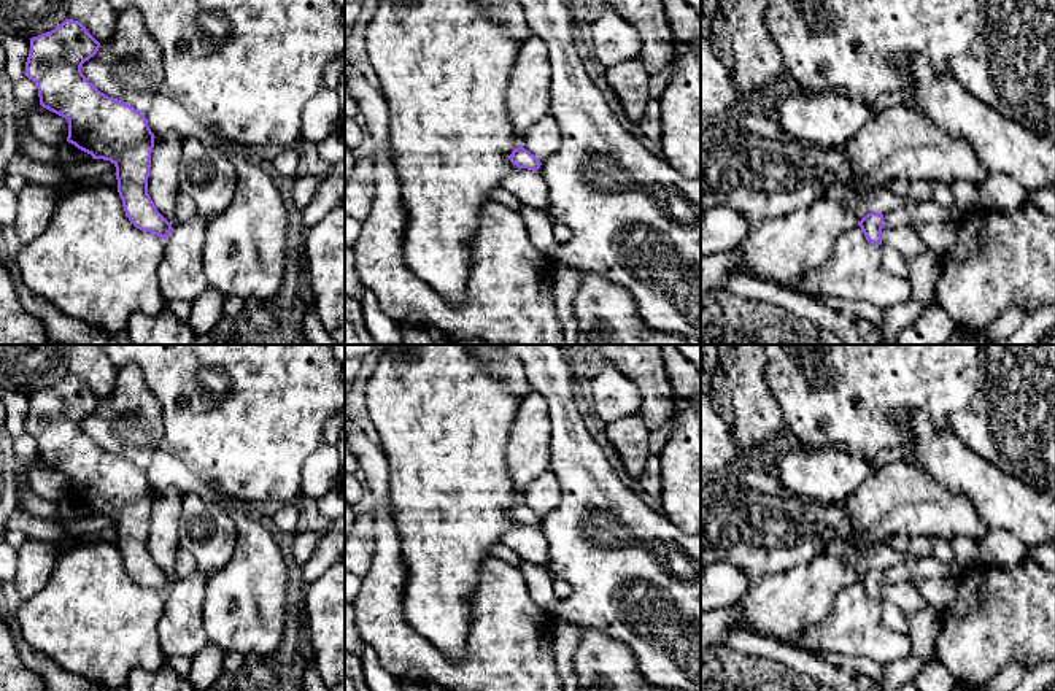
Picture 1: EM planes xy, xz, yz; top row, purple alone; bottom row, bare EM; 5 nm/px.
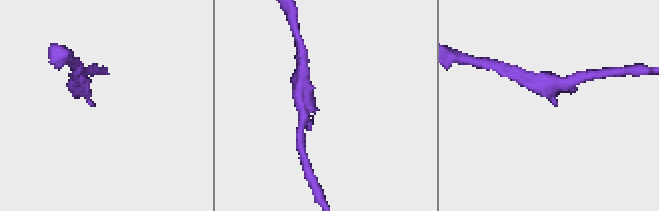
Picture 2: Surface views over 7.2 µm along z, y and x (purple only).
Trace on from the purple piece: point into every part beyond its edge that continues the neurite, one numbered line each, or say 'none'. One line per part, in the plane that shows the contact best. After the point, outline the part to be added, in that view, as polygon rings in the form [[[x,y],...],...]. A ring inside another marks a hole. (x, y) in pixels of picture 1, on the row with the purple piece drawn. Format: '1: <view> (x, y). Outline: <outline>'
none

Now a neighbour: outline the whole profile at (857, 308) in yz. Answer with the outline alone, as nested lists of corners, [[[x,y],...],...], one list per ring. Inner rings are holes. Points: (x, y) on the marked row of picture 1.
[[[807,294],[807,295],[821,300],[828,308],[837,313],[848,315],[852,318],[863,318],[863,319],[868,319],[871,324],[874,324],[877,329],[882,327],[883,310],[880,310],[871,302],[818,297],[813,294]]]

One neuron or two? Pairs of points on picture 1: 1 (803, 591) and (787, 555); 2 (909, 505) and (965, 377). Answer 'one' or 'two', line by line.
1: two
2: two

